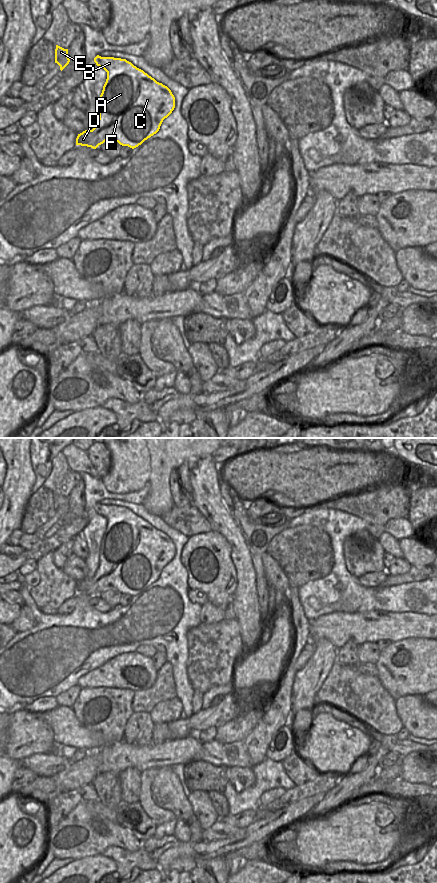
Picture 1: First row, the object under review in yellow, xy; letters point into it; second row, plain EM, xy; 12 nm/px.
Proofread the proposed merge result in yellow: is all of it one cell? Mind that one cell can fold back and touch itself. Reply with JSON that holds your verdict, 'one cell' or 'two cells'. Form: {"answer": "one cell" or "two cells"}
{"answer": "one cell"}

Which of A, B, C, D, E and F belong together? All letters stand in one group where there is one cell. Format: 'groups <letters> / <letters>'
groups A B C D E F

